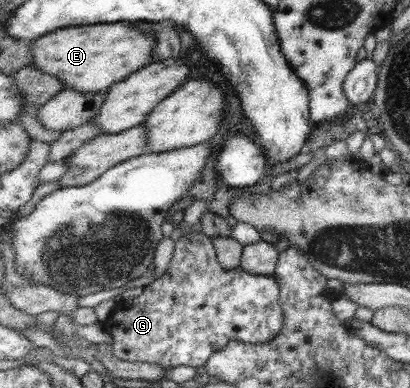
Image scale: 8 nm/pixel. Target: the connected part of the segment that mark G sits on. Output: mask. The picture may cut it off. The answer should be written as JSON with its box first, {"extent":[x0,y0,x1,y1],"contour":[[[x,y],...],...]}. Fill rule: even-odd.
{"extent":[102,233,285,369],"contour":[[[192,233],[188,236],[180,237],[175,242],[174,251],[165,274],[160,278],[156,278],[151,284],[142,289],[142,293],[133,300],[122,300],[117,302],[116,308],[111,312],[108,319],[102,323],[102,328],[110,334],[112,338],[111,353],[114,358],[125,360],[128,362],[146,362],[150,364],[158,364],[166,369],[172,369],[176,366],[188,366],[196,369],[205,366],[205,362],[209,360],[217,350],[224,349],[229,341],[238,341],[240,343],[262,344],[274,340],[278,333],[285,328],[282,307],[280,306],[280,289],[278,282],[268,275],[252,275],[247,274],[240,268],[225,270],[217,263],[216,250],[213,243],[204,234]]]}

